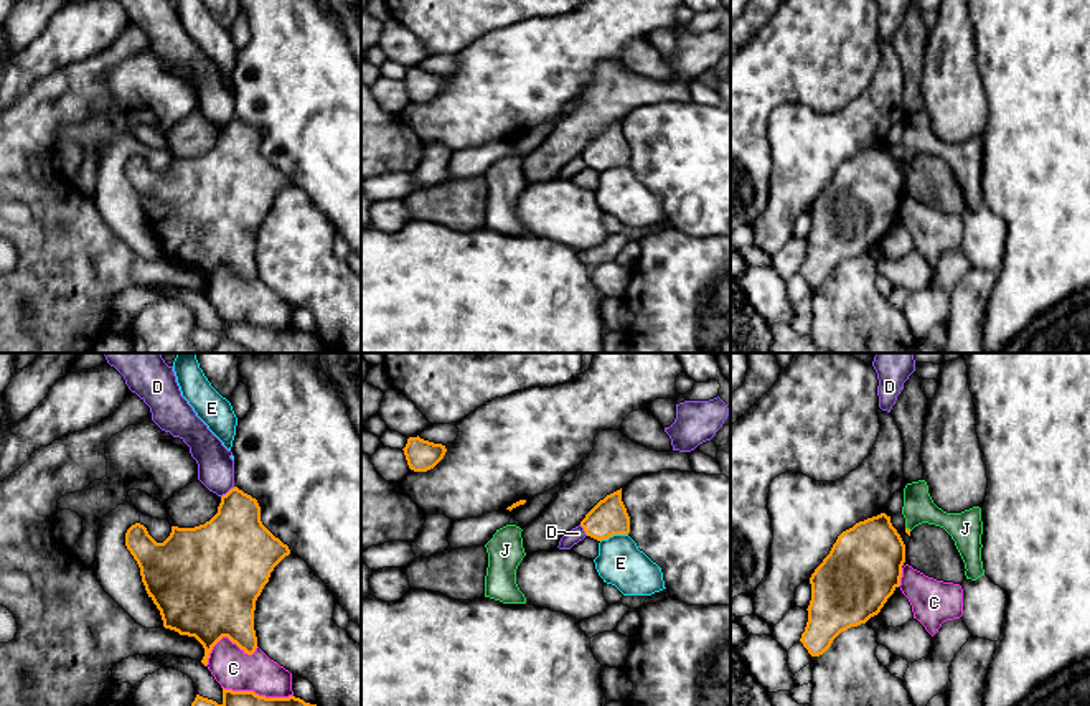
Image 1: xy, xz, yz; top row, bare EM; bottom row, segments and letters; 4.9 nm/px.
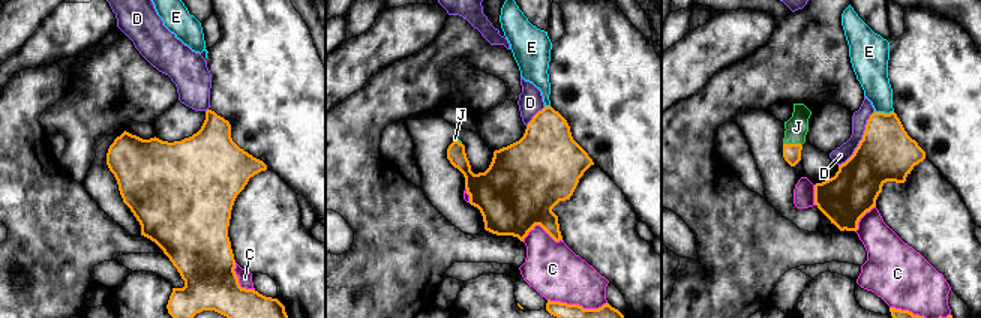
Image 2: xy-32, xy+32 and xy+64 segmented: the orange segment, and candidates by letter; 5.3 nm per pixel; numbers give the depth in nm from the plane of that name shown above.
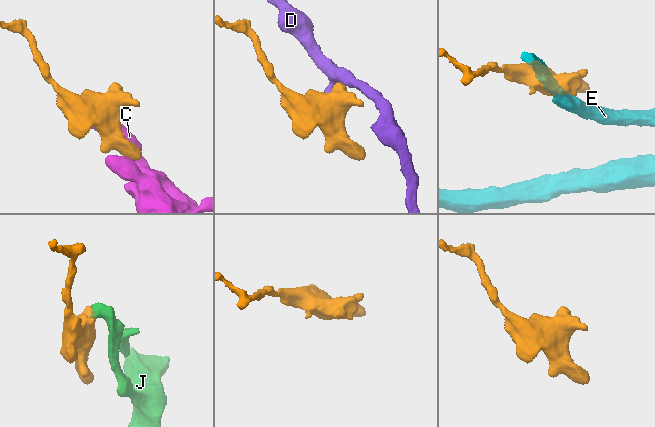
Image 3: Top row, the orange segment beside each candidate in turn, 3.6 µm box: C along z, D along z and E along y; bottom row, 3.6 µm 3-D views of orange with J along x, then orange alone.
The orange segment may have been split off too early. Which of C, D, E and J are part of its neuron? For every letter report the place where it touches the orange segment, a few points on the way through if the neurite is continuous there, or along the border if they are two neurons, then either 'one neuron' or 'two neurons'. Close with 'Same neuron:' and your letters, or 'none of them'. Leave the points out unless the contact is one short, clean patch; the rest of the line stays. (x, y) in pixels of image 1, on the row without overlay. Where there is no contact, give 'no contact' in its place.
C: meets orange in xy at (258, 325); two neurons
D: meets orange in xy at (230, 121); border along xy (234, 117), (221, 127); two neurons
E: meets orange in xz at (614, 164); border along xz (627, 164), (614, 164), (601, 172); two neurons
J: meets orange in yz at (909, 160); runs through yz (907, 162), (909, 160), (919, 137); one neuron
Same neuron: J

